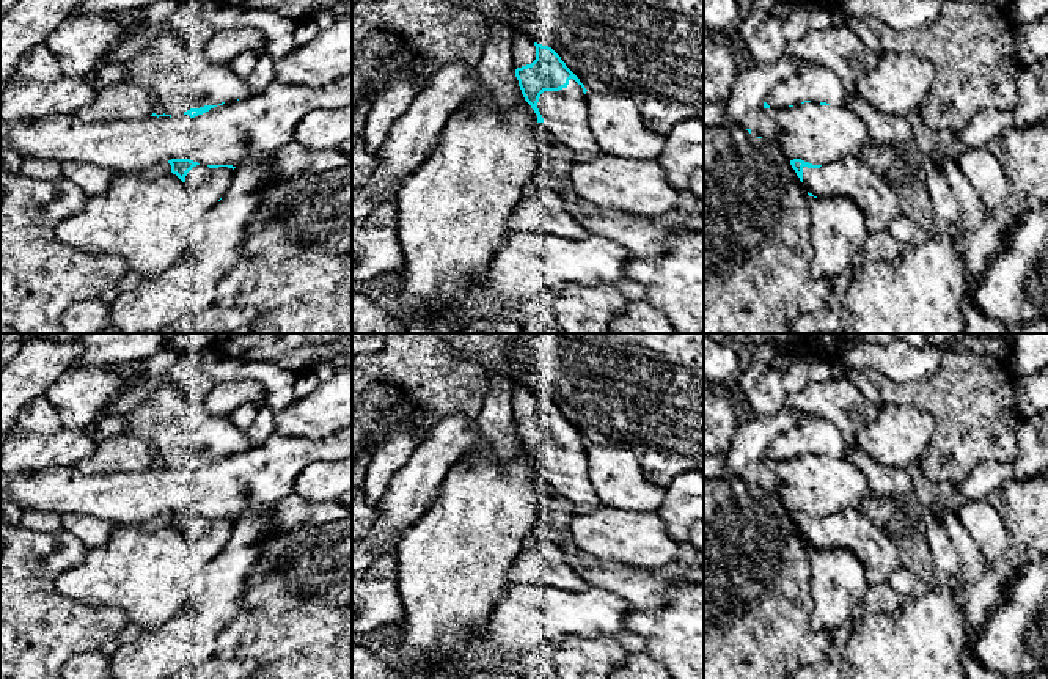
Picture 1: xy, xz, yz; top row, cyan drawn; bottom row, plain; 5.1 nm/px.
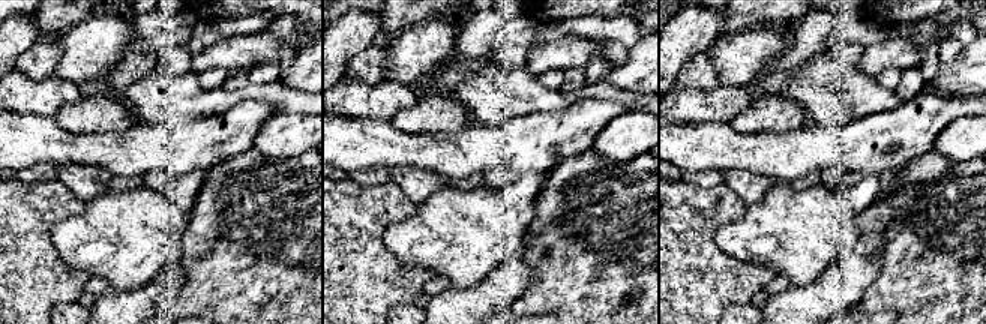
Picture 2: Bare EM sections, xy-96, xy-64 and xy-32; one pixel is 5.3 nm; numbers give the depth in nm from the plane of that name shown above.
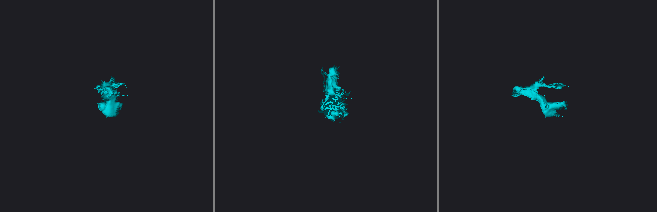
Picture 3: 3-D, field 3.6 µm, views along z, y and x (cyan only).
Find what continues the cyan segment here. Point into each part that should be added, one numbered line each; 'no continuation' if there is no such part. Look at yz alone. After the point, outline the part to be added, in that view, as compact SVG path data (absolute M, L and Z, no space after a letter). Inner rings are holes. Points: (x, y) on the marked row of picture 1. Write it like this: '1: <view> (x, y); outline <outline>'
1: yz (850, 176); outline M848 156L836 162L830 162L820 168L803 167L803 184L814 196L844 195L855 201L866 215L869 236L886 229L888 223L902 215L902 206L897 193L881 173L874 171L858 156Z

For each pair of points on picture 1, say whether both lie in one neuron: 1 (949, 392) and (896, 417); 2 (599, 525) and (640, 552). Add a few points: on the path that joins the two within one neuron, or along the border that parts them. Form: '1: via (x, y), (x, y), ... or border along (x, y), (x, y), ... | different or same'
1: border along (879, 407), (927, 412), (930, 440) | different
2: via (608, 533), (621, 535), (630, 543) | same

